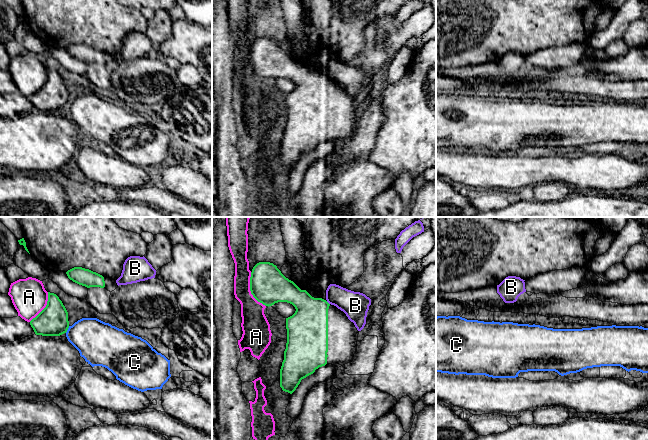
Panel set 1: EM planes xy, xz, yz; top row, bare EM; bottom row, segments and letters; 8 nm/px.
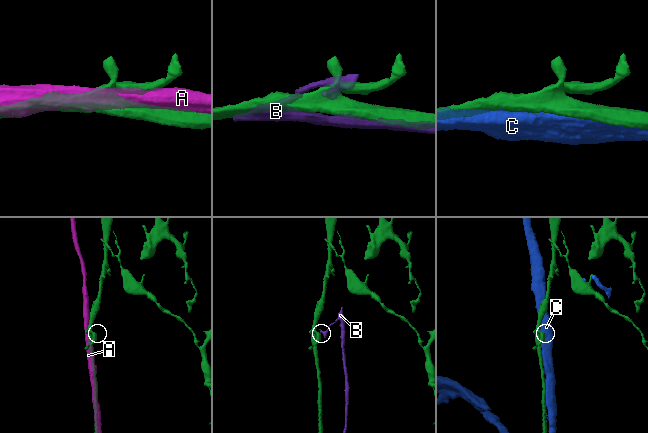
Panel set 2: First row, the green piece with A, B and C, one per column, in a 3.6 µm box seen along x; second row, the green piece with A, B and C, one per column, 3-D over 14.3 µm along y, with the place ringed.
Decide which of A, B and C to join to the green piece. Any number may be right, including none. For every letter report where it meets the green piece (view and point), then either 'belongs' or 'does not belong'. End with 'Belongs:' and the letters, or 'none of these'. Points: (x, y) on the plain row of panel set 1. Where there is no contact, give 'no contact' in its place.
A: meets green in xz at (250, 66); does not belong
B: meets green in xz at (328, 79); does not belong
C: meets green in xy at (67, 105); does not belong
Belongs: none of these

